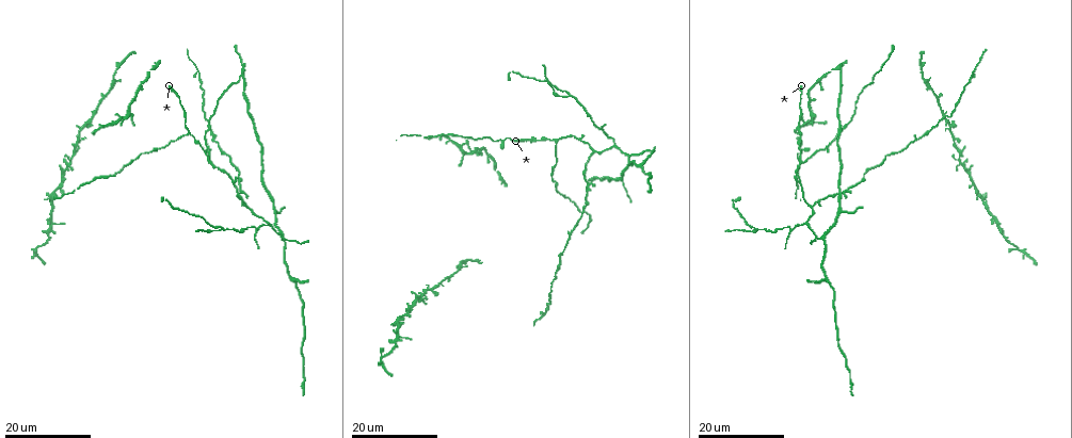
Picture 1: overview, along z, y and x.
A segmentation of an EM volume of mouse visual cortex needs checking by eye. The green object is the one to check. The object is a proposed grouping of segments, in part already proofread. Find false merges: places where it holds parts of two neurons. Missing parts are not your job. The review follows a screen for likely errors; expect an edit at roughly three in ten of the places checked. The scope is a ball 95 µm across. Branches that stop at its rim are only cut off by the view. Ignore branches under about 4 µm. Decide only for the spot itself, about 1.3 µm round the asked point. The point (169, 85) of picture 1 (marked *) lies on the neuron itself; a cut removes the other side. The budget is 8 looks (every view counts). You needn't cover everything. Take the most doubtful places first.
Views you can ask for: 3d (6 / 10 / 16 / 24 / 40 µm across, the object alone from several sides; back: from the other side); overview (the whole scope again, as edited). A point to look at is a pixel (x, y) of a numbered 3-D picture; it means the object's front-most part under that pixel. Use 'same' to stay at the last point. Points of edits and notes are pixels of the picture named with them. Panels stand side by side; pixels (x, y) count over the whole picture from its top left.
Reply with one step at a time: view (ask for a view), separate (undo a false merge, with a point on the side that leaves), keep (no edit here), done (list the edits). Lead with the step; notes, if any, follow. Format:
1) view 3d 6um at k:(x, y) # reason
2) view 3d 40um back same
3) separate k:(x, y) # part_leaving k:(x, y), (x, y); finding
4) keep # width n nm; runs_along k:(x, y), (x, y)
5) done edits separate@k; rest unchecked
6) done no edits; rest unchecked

view 3d 24um at 1:(629, 157)

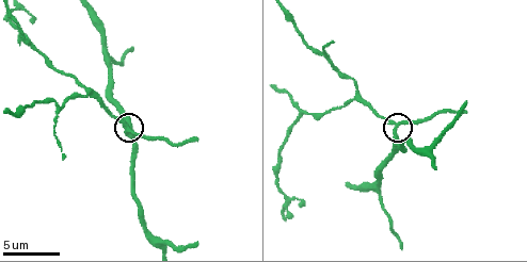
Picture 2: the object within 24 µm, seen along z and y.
view 3d 10um at 2:(394, 128)

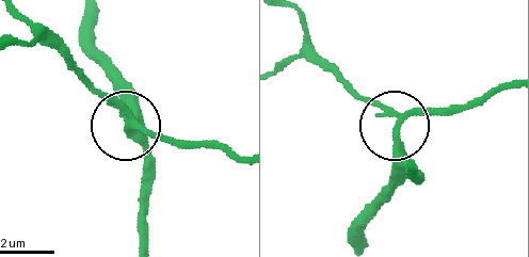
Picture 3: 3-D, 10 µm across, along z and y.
keep # arms 3; runs_along 3:(277, 71), (325, 63), (397, 125), (481, 107); one neuron here

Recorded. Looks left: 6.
view 3d 10um at 2:(32, 47) # arms part here

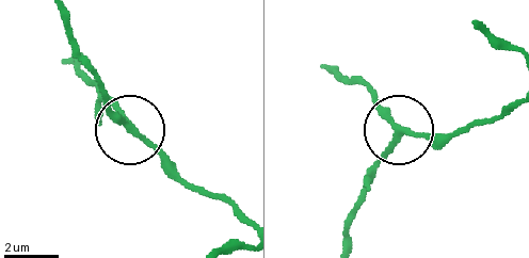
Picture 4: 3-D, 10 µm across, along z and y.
view 3d 10um back at 4:(400, 132)

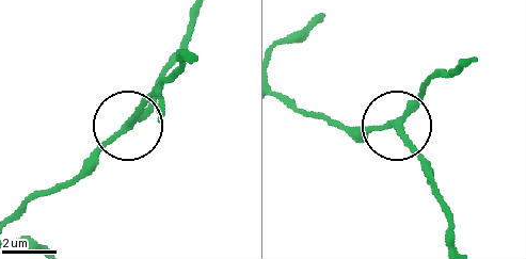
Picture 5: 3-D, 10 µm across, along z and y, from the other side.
keep # width 200 nm; runs_along 5:(472, 63), (442, 70), (388, 125), (350, 129); all the same neuron

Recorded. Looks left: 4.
view 3d 10um at 2:(380, 192) # three arms meet

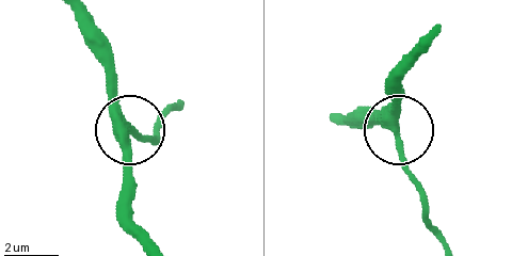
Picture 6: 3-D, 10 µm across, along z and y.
keep # width 320 nm; all the same neuron

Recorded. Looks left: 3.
view 3d 24um at 1:(571, 94) # two arms in line, one across

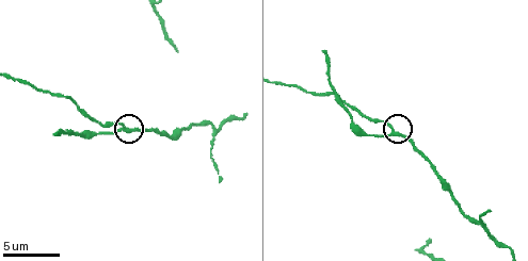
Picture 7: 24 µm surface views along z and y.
view 3d 6um at 7:(395, 131)

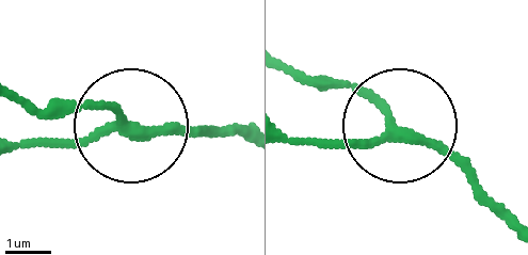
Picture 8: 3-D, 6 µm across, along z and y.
view 3d 6um back at 8:(127, 125)

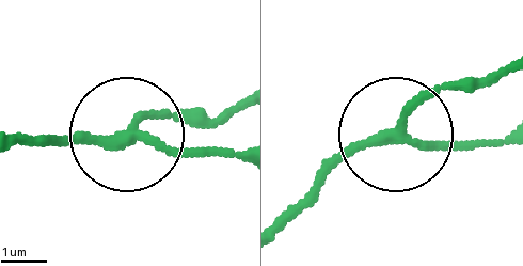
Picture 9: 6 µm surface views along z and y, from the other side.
keep # runs_along 9:(285, 220), (366, 147), (511, 140); all the same neuron

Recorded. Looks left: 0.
done no edits; rest unchecked

